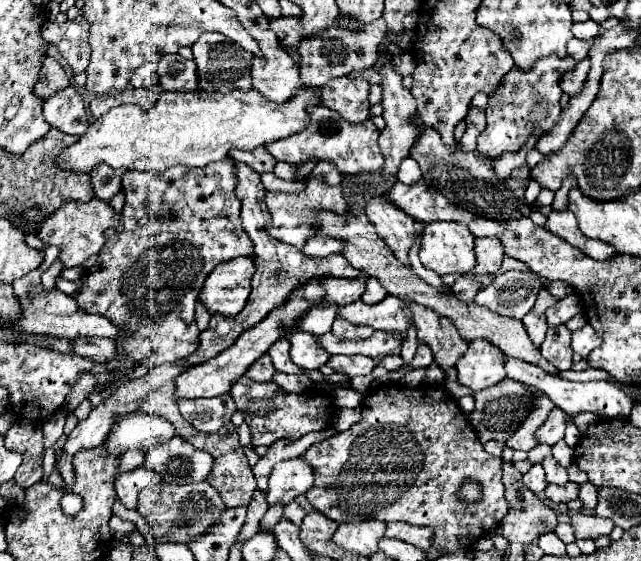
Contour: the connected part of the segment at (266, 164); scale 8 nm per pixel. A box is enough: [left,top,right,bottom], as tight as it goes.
[229,146,275,174]

